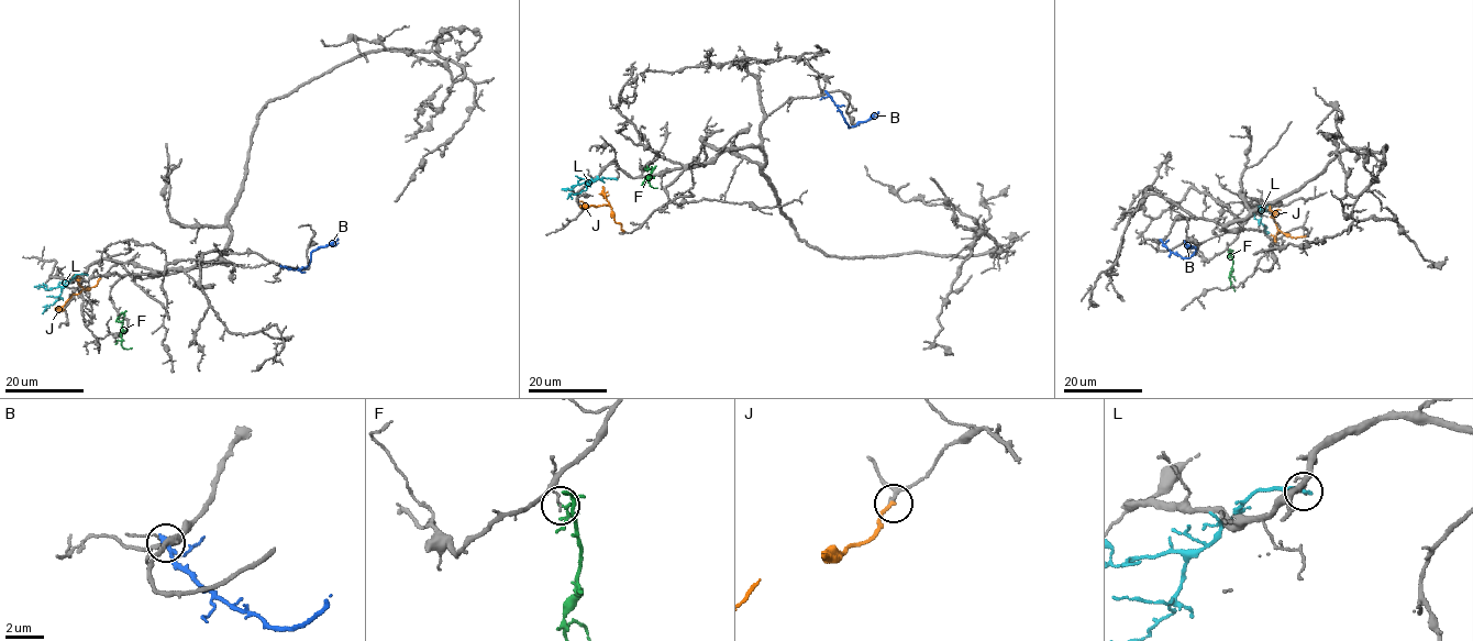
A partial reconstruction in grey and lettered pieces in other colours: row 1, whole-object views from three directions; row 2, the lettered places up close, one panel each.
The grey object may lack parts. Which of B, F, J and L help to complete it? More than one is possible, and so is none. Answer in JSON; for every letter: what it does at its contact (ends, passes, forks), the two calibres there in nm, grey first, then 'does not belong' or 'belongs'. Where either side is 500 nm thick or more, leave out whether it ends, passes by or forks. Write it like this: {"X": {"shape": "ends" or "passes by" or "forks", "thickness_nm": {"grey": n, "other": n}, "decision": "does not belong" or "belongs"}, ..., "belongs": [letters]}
{"B": {"shape": "passes by", "thickness_nm": {"grey": 320, "other": 220}, "decision": "does not belong"}, "F": {"shape": "forks", "thickness_nm": {"grey": 100, "other": 100}, "decision": "does not belong"}, "J": {"shape": "ends", "thickness_nm": {"grey": 170, "other": 180}, "decision": "does not belong"}, "L": {"shape": "ends", "thickness_nm": {"grey": 110, "other": 240}, "decision": "does not belong"}, "belongs": []}

